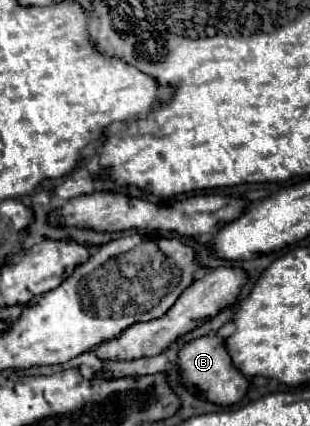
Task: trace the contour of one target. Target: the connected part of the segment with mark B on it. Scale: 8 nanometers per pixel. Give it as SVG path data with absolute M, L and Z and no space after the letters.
M213 334L213 336L201 336L201 338L191 340L179 350L179 358L181 358L181 370L183 370L185 384L197 386L203 392L203 396L207 396L209 402L231 406L231 404L237 404L245 396L249 380L245 374L233 368L231 356L225 348L225 340L221 336Z

